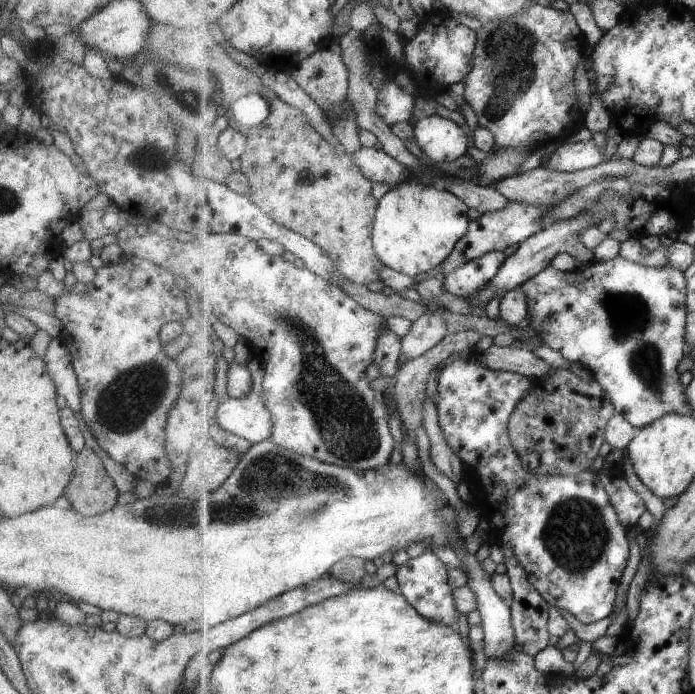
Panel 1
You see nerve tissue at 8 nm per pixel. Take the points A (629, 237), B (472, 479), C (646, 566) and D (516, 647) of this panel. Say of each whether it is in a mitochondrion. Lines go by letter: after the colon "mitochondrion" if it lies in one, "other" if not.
A: other
B: other
C: other
D: other

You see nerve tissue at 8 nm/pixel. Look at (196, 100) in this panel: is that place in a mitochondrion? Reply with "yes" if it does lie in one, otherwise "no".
yes

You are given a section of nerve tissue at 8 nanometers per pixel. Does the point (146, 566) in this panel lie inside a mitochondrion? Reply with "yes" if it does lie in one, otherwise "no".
no

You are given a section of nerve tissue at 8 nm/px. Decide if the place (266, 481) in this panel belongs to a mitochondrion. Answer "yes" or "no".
yes

